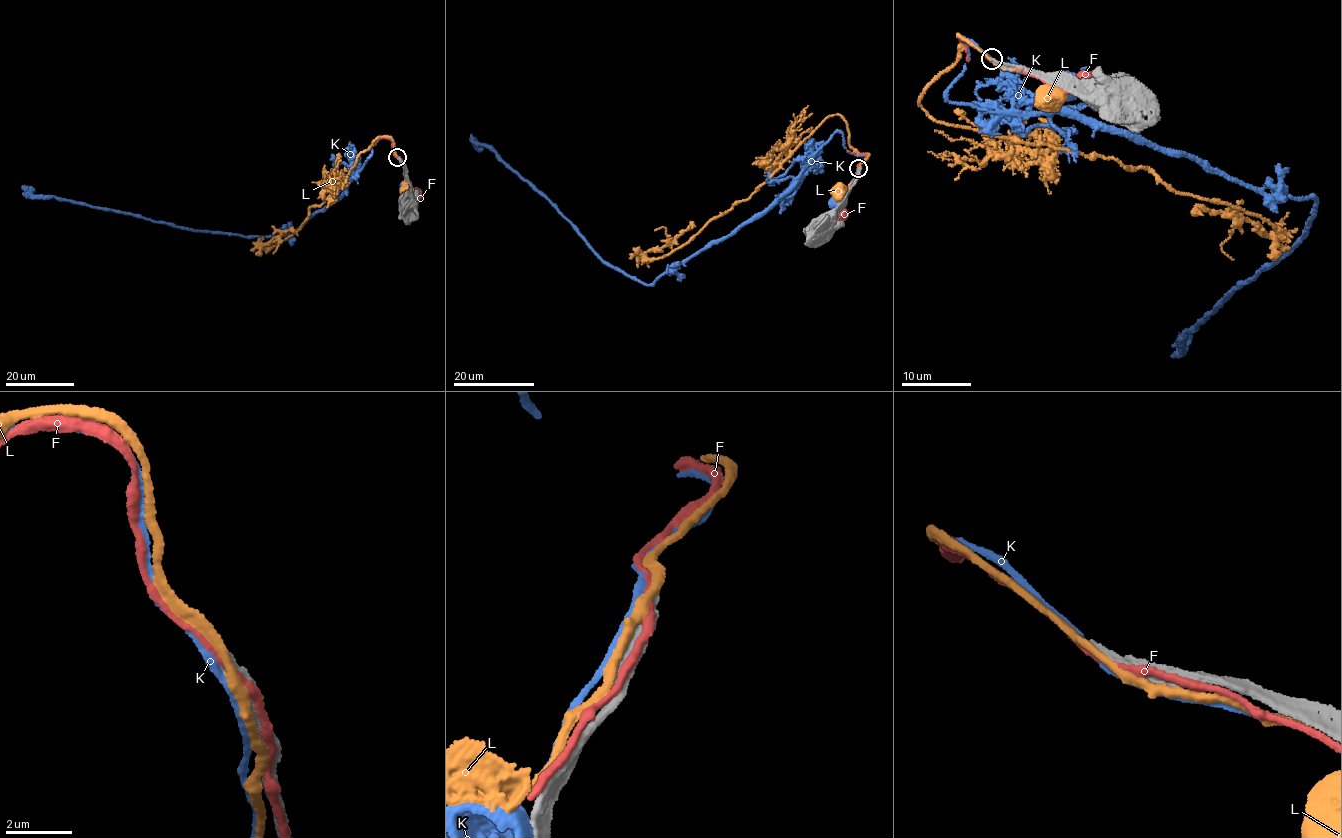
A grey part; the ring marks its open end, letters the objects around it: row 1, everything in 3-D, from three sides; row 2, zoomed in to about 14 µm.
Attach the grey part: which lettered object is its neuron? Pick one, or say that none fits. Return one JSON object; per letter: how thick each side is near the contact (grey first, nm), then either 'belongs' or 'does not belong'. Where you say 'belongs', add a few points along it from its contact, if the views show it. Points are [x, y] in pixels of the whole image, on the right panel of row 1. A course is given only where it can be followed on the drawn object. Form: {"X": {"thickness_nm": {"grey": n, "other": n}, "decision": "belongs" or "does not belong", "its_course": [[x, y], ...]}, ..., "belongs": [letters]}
{"F": {"thickness_nm": {"grey": 300, "other": 160}, "decision": "does not belong"}, "K": {"thickness_nm": {"grey": 280, "other": 190}, "decision": "does not belong"}, "L": {"thickness_nm": {"grey": 280, "other": 240}, "decision": "does not belong"}, "belongs": []}

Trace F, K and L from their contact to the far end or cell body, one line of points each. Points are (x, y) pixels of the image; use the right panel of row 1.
F: (997, 63), (1014, 66), (1058, 85), (1067, 92), (1077, 88), (1086, 76), (1083, 81)
K: (996, 64), (1029, 74), (1043, 75), (1059, 86), (1065, 85)
L: (995, 61), (1005, 68), (1038, 74), (1049, 81), (1055, 91), (1051, 96)

